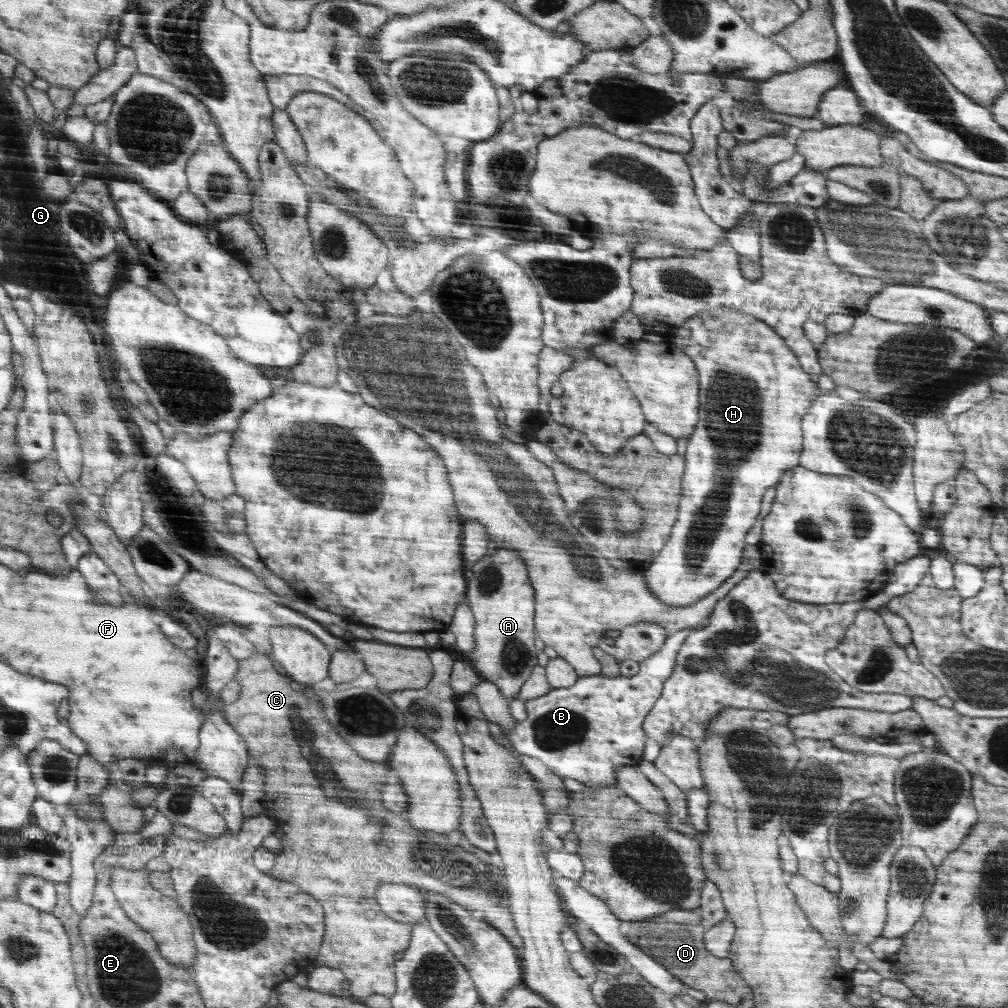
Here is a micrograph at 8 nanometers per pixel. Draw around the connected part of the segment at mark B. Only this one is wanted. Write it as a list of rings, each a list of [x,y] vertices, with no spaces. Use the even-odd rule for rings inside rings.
[[[707,620],[694,628],[676,631],[670,635],[658,652],[640,663],[639,671],[634,676],[626,677],[621,674],[610,678],[607,675],[596,674],[578,677],[572,686],[550,689],[544,696],[525,701],[526,718],[519,722],[512,732],[506,733],[506,738],[512,742],[518,753],[540,760],[560,778],[573,778],[586,787],[618,786],[616,772],[626,766],[637,767],[642,760],[646,742],[644,723],[647,714],[662,696],[663,686],[674,672],[683,642],[687,640],[689,634],[706,627]]]

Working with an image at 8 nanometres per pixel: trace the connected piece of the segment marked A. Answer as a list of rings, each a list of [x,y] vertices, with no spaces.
[[[498,548],[492,556],[483,557],[470,568],[468,594],[465,595],[467,605],[474,616],[475,648],[464,652],[468,662],[478,671],[483,680],[493,682],[505,697],[514,697],[529,680],[535,666],[538,649],[534,646],[534,589],[530,584],[529,572],[522,558],[508,548]]]

